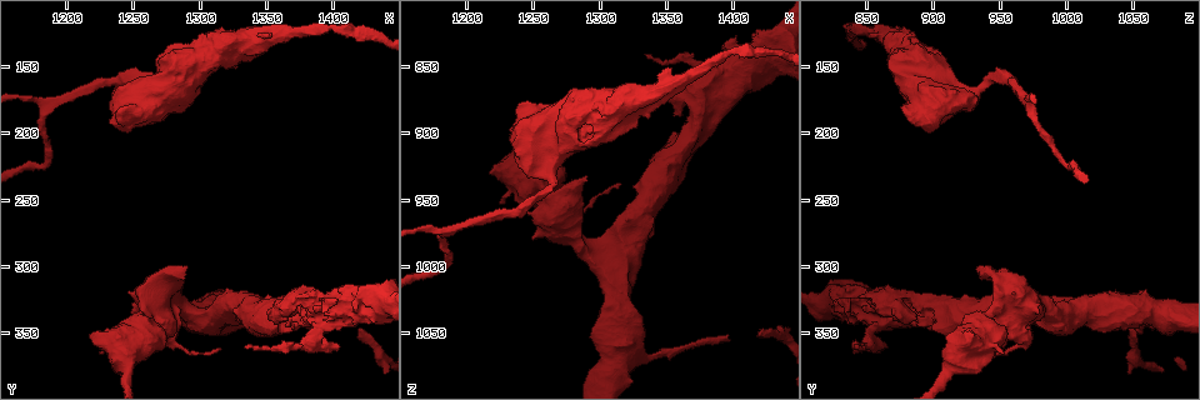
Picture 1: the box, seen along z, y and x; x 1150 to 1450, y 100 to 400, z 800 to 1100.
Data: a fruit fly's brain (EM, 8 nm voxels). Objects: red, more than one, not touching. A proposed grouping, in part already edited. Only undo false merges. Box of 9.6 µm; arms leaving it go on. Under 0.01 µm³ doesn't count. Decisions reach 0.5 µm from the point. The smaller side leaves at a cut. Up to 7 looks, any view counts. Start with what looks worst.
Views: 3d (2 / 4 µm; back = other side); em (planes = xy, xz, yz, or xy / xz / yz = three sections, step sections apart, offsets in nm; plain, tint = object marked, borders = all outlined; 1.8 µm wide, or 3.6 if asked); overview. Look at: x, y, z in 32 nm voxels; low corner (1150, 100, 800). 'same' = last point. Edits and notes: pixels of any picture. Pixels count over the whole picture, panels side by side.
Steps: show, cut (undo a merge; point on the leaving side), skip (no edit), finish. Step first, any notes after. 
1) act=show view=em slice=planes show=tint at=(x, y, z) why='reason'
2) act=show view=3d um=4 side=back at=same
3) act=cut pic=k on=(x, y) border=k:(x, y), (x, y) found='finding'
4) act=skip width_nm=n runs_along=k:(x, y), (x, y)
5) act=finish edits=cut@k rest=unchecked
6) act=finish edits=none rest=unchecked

act=show view=3d um=4 at=(1192, 176, 972) why='arms part here'

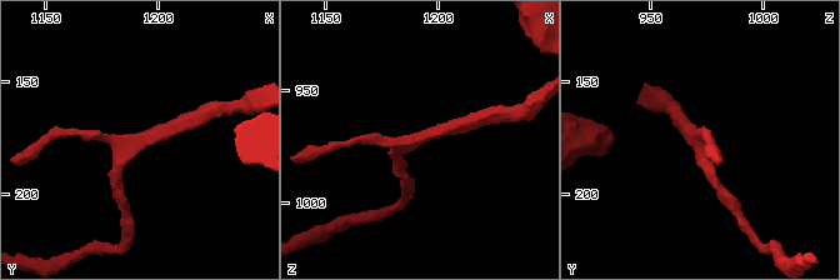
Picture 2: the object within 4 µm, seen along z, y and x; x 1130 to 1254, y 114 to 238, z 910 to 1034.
act=show view=em slice=planes show=tint at=(1191, 177, 971) arms=3

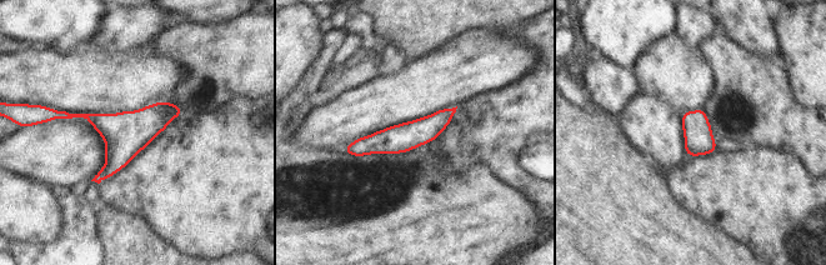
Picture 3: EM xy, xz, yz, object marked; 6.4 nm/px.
act=skip runs_along=3:(178, 111), (148, 123), (63, 114) found='continuous, no second neuron'

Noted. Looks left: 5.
act=show view=em slice=xy step=8 show=tint at=(1370, 332, 900) why='calibre changes'

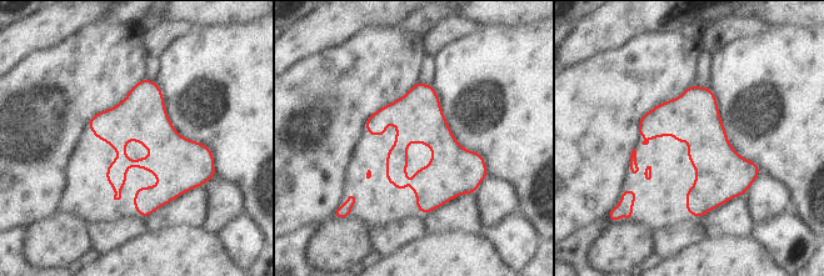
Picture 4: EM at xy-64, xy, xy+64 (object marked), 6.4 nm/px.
act=skip found='all the same neuron'

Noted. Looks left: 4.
act=show view=em um=3.6 slice=planes show=tint at=(1278, 306, 946) why='sudden change in width'

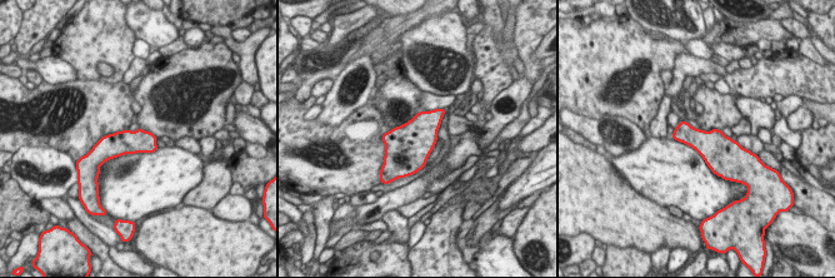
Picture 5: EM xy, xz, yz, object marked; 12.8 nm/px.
act=skip found='one neuron here'

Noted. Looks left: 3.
act=finish edits=none rest=unchecked

